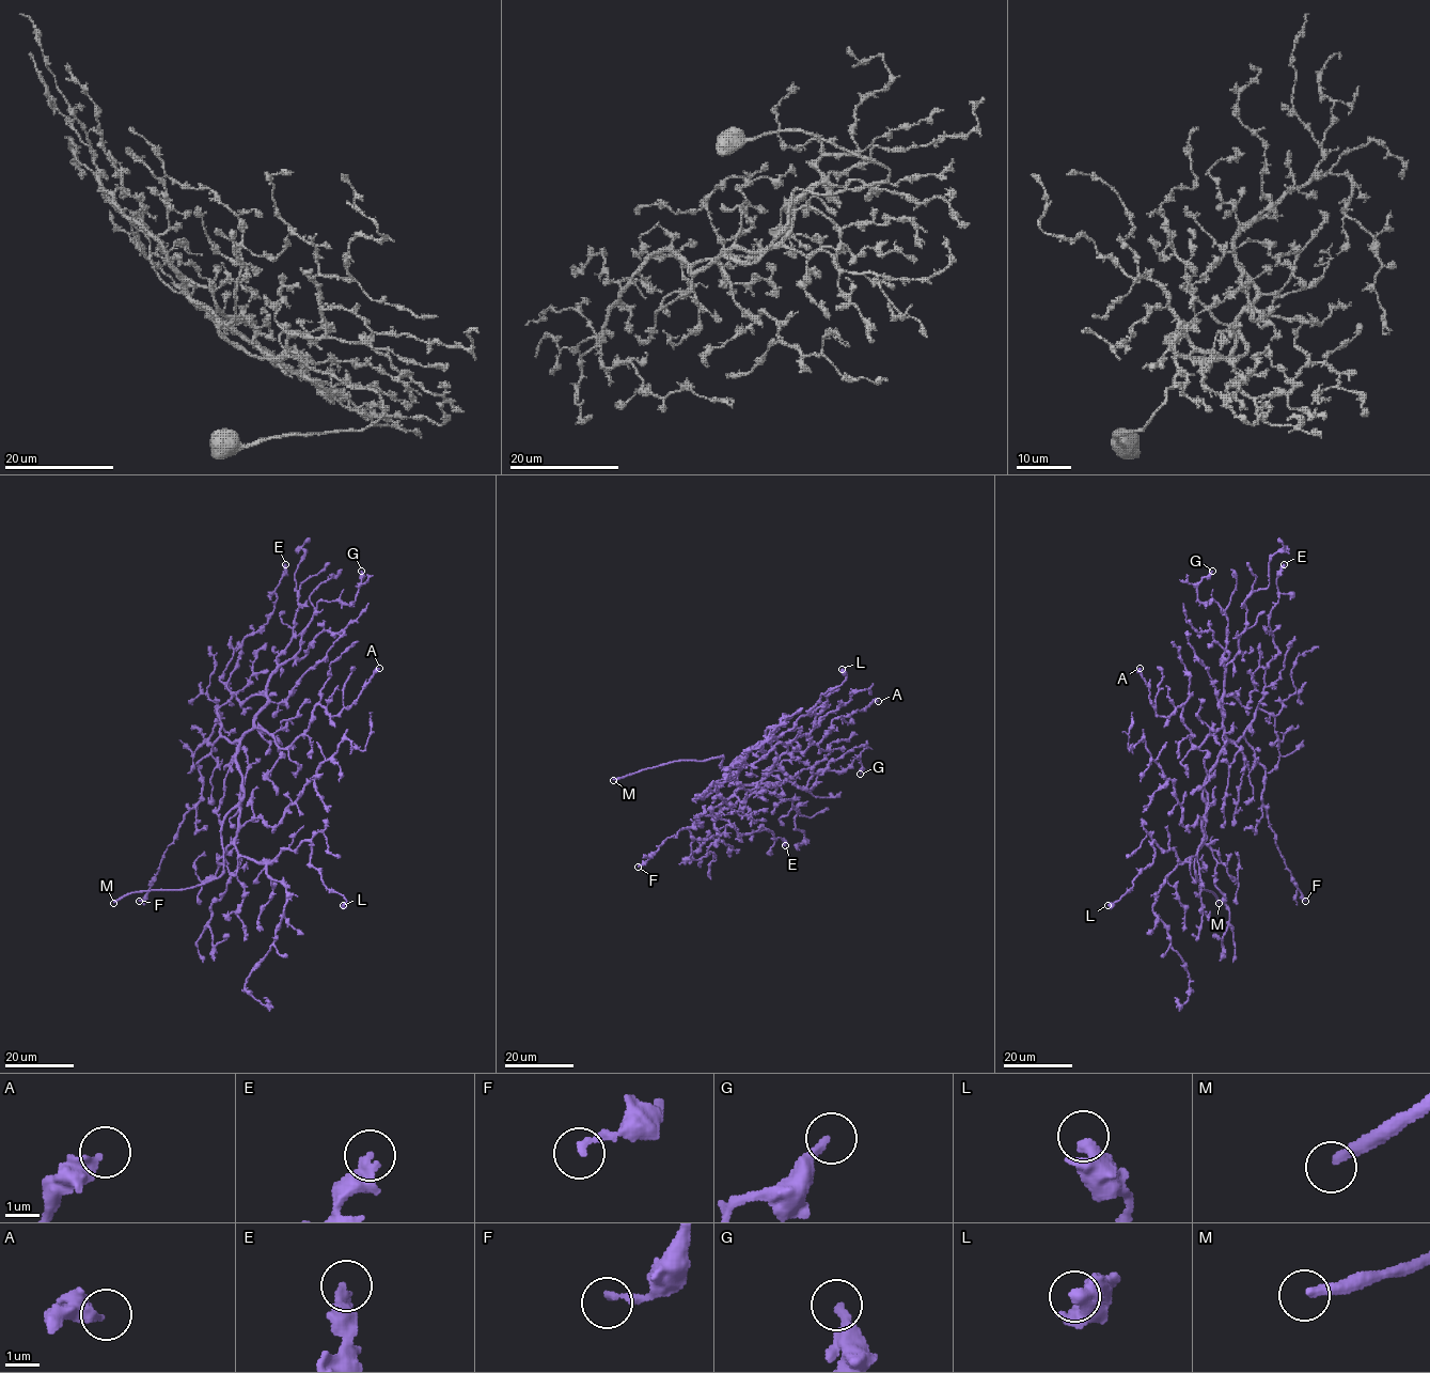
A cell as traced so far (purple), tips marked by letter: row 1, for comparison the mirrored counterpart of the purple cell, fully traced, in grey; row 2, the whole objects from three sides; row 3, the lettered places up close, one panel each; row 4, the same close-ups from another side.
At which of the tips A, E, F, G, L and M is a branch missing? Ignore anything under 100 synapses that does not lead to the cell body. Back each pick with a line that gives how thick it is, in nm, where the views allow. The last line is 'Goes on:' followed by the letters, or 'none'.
M: 300 nm
Goes on: M

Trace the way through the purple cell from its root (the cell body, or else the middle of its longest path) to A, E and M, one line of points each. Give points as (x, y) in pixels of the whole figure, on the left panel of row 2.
A: (241, 786), (236, 752), (247, 733), (263, 728), (287, 748), (308, 728), (317, 704), (336, 716), (379, 668)
E: (241, 786), (238, 743), (221, 734), (218, 710), (232, 696), (228, 681), (244, 639), (273, 609), (285, 564)
M: (241, 786), (239, 802), (226, 815), (222, 826), (223, 871), (218, 877), (186, 889), (136, 891), (113, 903)

